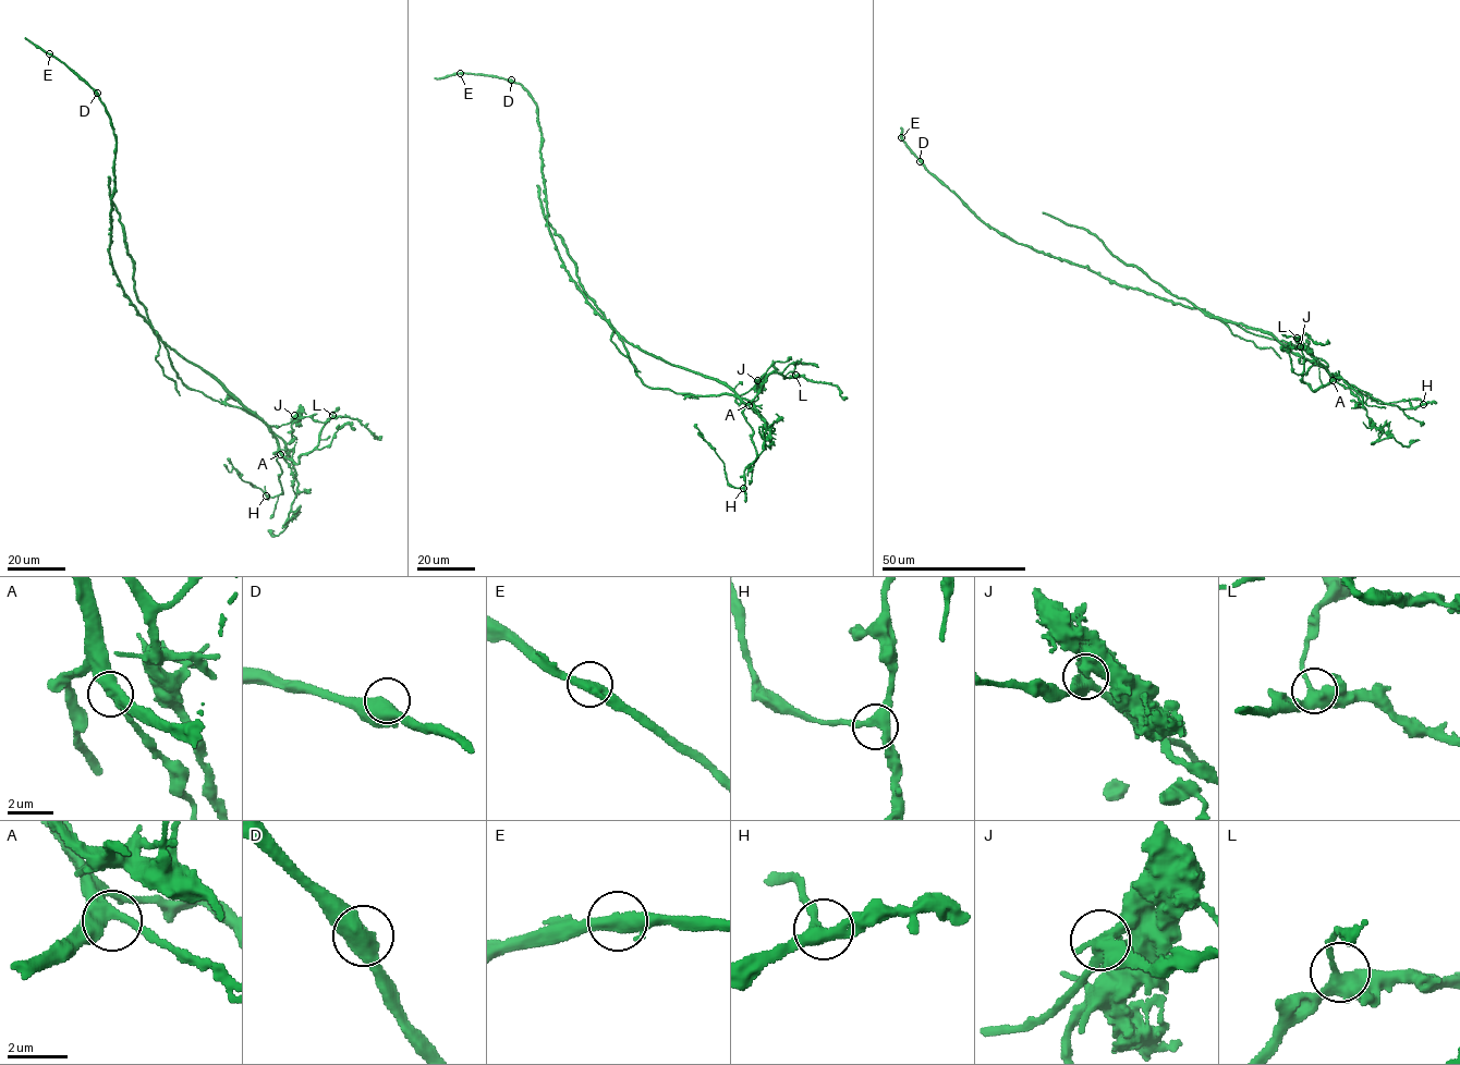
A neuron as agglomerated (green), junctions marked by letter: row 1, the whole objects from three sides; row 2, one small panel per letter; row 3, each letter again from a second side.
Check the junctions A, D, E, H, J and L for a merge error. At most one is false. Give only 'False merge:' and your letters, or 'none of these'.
False merge: J

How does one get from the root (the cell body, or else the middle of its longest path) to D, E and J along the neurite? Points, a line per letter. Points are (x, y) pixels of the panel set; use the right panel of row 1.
D: (1194, 308), (1117, 284), (1086, 266), (1011, 241), (989, 228), (920, 161)
E: (1194, 308), (1117, 284), (1086, 266), (1045, 255), (1002, 236), (928, 171), (901, 137)
J: (1194, 308), (1263, 330), (1313, 363), (1327, 364), (1301, 346)

